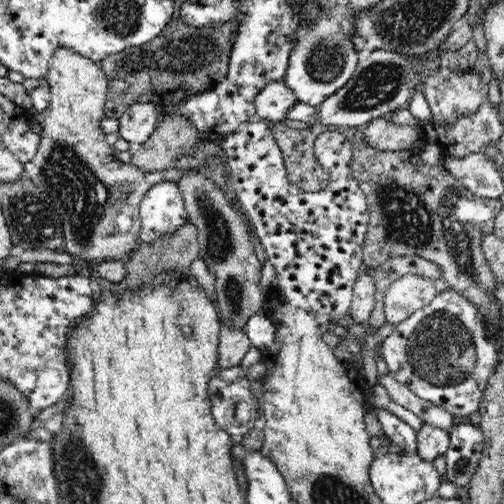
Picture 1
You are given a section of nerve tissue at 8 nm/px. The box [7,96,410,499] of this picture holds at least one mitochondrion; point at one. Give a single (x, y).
(83, 198)

